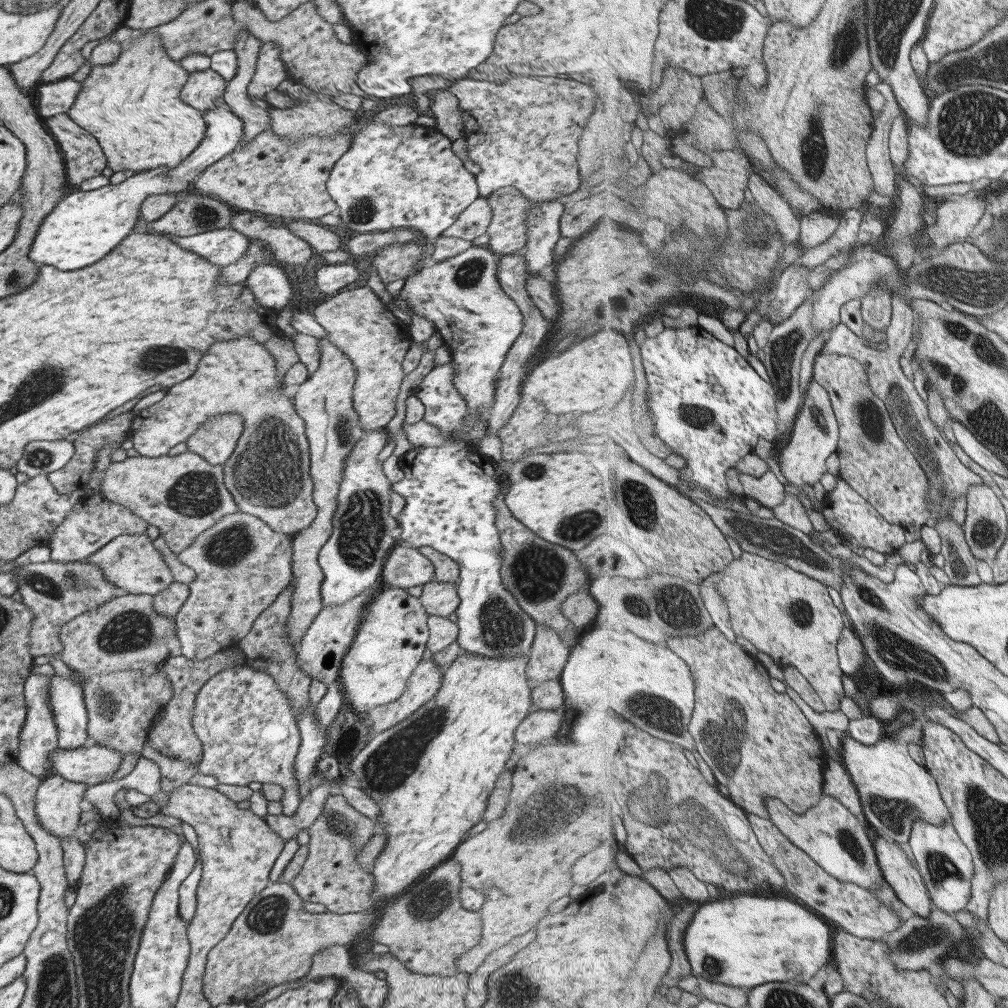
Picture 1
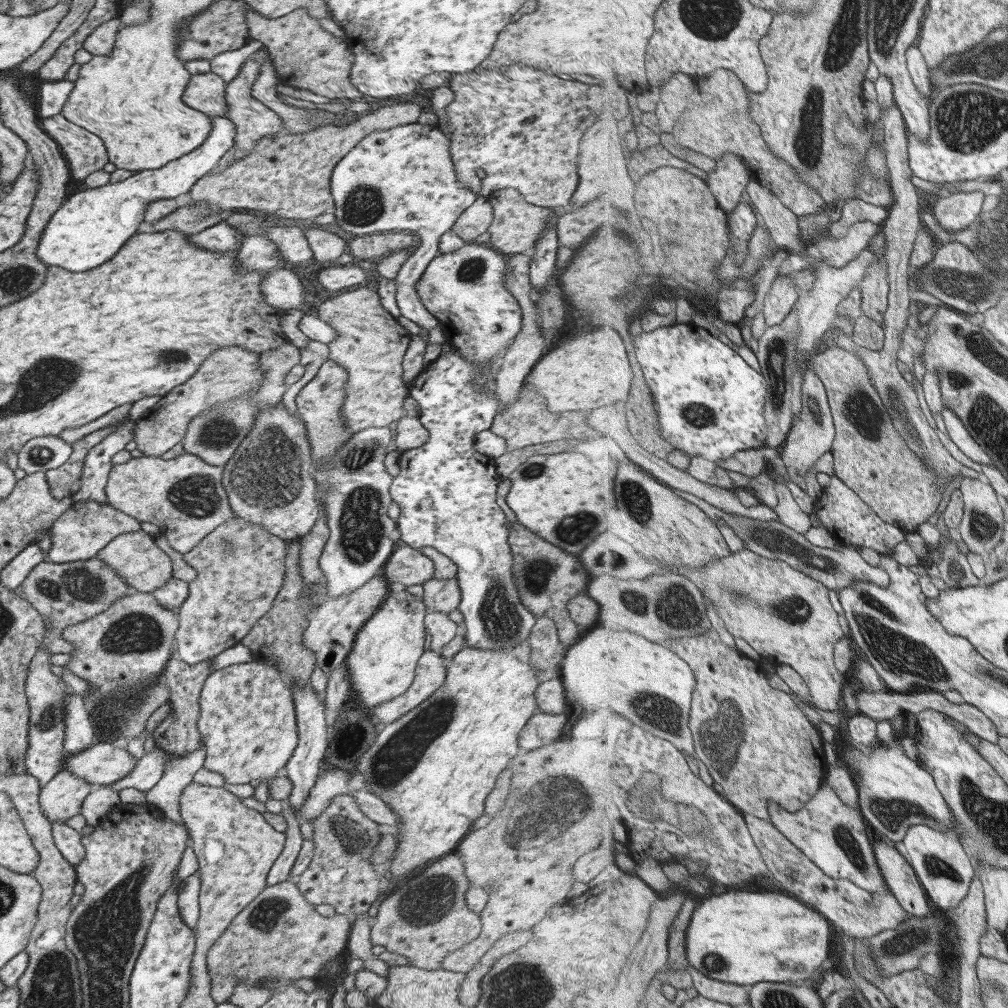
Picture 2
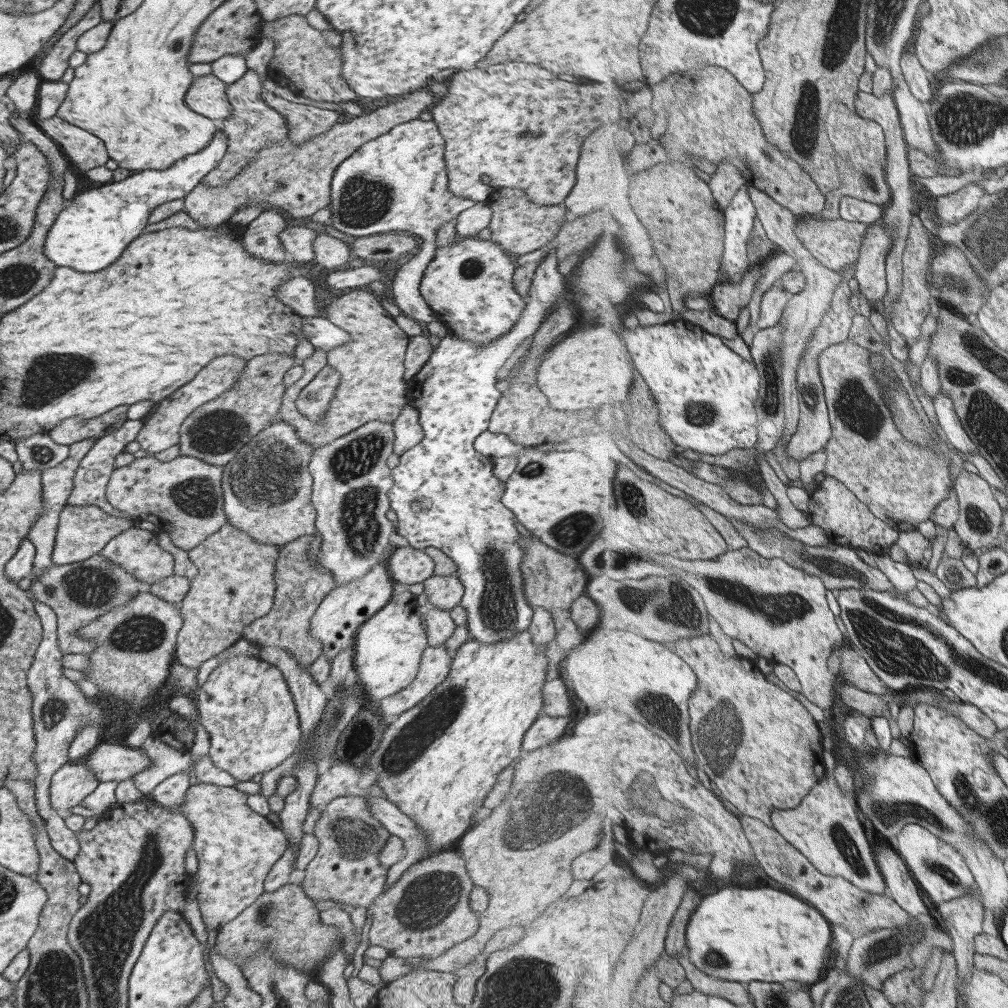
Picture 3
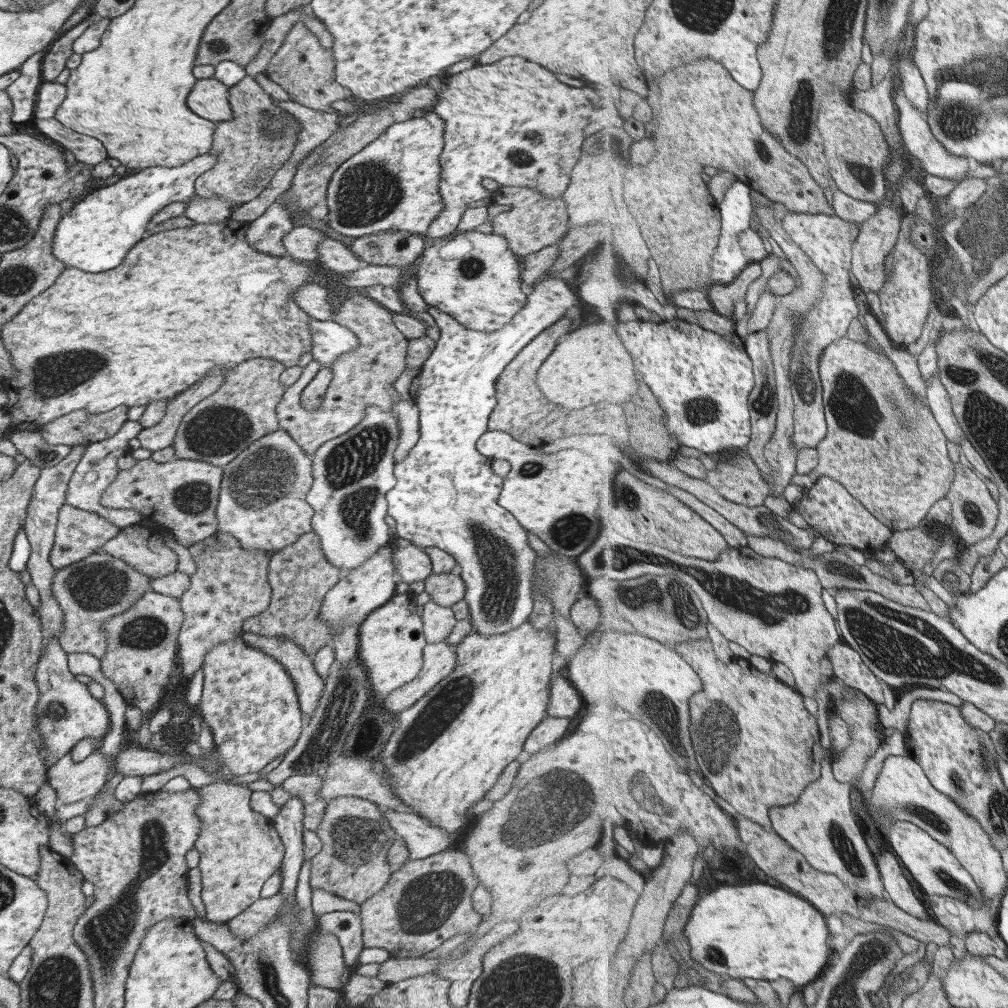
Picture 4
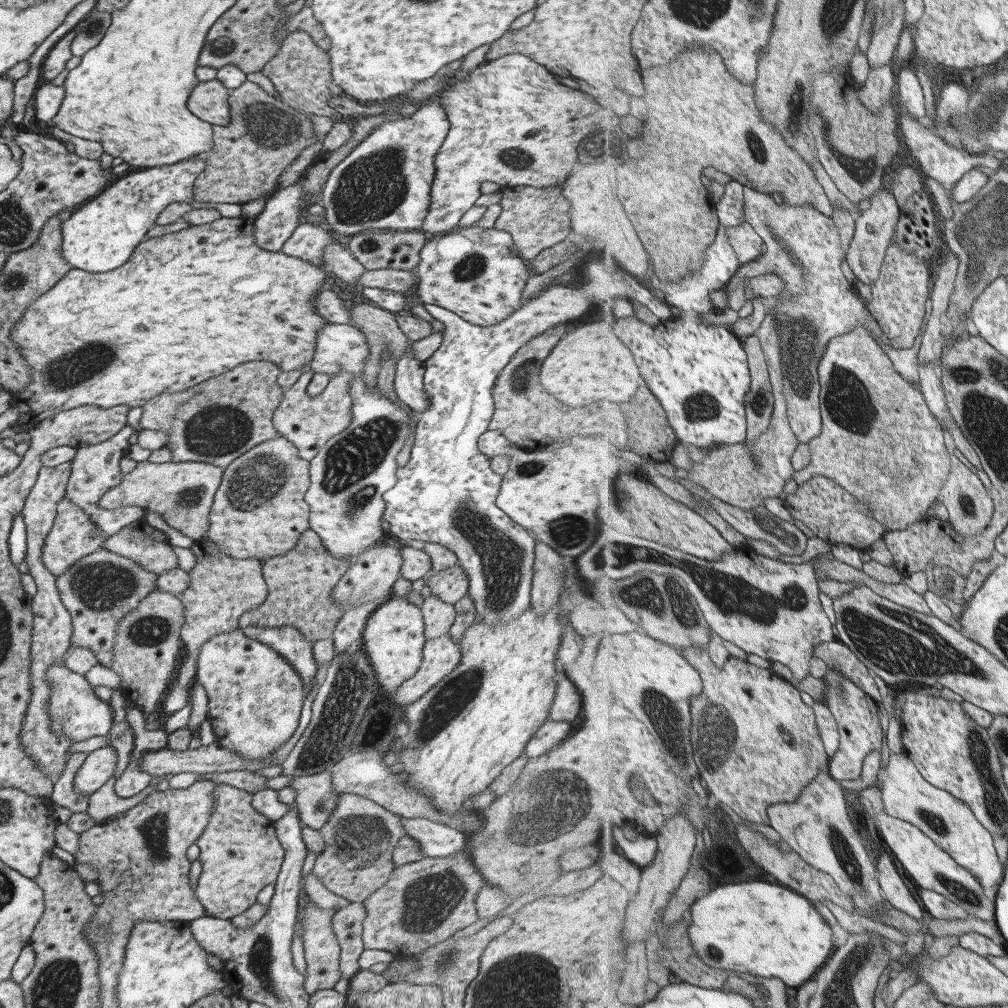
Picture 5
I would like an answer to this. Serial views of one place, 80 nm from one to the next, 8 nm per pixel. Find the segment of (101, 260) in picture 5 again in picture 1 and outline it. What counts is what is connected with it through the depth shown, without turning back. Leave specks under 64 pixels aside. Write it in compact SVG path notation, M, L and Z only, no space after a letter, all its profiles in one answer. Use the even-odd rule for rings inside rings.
M221 99L217 106L202 112L202 119L206 127L201 142L175 168L161 166L161 168L141 171L134 173L118 184L109 183L94 190L73 192L56 202L51 212L41 220L27 256L33 262L41 265L53 266L57 270L70 271L89 266L91 263L102 259L105 254L110 253L118 245L118 242L121 242L125 236L132 232L136 218L139 216L140 204L146 196L154 194L173 195L175 192L189 188L193 178L199 172L238 146L242 136L242 122L235 113L229 110L229 107L225 106Z

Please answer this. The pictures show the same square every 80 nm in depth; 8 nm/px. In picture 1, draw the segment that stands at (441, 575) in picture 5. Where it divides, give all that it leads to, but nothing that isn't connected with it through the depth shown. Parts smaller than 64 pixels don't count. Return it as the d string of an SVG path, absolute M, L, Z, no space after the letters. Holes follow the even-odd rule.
M427 582L421 585L421 595L418 597L427 615L447 617L453 614L459 604L453 583Z

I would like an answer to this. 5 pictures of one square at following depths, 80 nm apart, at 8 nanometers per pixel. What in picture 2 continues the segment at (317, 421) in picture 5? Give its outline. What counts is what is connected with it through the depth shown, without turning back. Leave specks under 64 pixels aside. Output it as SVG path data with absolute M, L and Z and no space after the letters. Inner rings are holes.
M367 287L343 292L335 298L319 303L316 318L326 322L335 331L333 342L328 345L307 340L305 348L299 350L300 362L304 367L301 379L287 386L282 394L285 408L298 418L294 403L299 389L311 380L326 359L335 362L347 372L347 382L341 407L345 430L349 434L370 426L385 427L393 420L399 419L404 410L401 403L408 396L402 375L402 359L410 340L408 333L397 320L380 306L377 293Z

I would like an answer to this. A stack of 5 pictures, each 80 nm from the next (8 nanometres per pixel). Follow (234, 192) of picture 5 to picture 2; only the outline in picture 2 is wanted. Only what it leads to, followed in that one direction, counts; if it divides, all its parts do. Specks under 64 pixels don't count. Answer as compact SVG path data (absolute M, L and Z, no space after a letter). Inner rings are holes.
M254 54L249 55L241 65L238 75L226 83L224 88L224 98L225 103L227 103L225 116L229 117L236 126L236 135L233 146L221 156L221 160L219 160L216 168L211 171L221 172L229 164L241 159L243 155L247 154L255 146L257 140L262 136L283 132L281 119L278 117L278 114L275 114L261 102L251 97L251 85L258 72L259 64L255 62Z

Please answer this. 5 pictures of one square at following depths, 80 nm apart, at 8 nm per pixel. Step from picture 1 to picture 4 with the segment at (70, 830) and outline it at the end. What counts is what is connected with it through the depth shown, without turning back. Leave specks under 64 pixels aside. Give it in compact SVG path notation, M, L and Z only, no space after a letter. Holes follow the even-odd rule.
M97 749L81 762L73 762L67 756L63 760L59 758L46 772L57 804L70 804L95 796L107 780L108 763L107 756Z

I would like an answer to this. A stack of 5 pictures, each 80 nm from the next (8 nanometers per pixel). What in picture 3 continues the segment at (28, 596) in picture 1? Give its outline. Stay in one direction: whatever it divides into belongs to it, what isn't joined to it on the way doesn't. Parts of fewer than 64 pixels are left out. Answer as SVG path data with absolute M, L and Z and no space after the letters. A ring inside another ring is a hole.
M101 554L81 562L51 565L44 568L42 573L31 580L27 591L34 600L48 606L55 613L57 648L62 654L89 654L94 649L94 642L78 636L76 632L108 610L121 606L146 587L131 577L128 571Z

